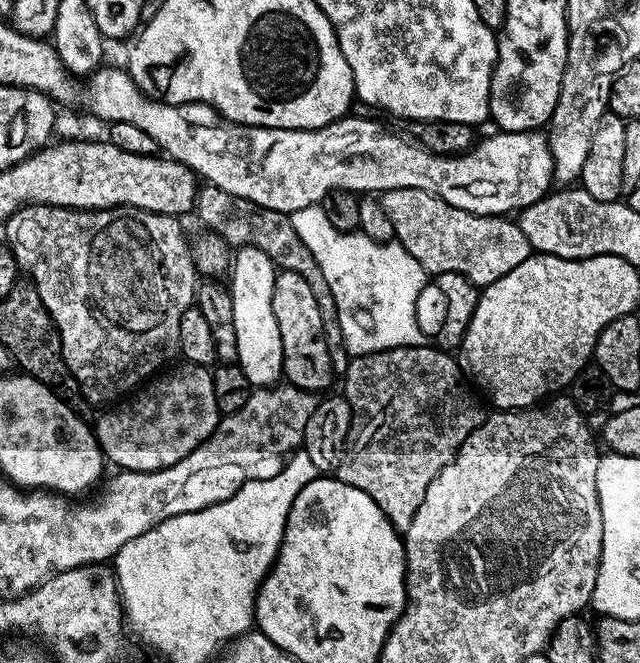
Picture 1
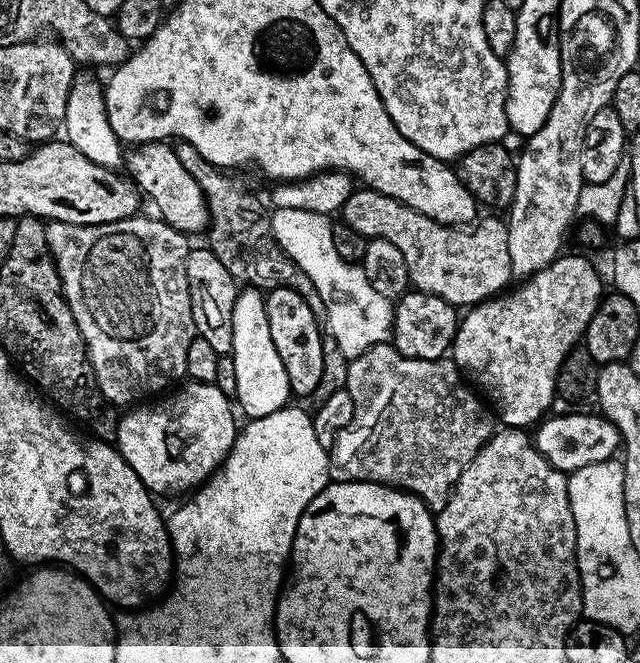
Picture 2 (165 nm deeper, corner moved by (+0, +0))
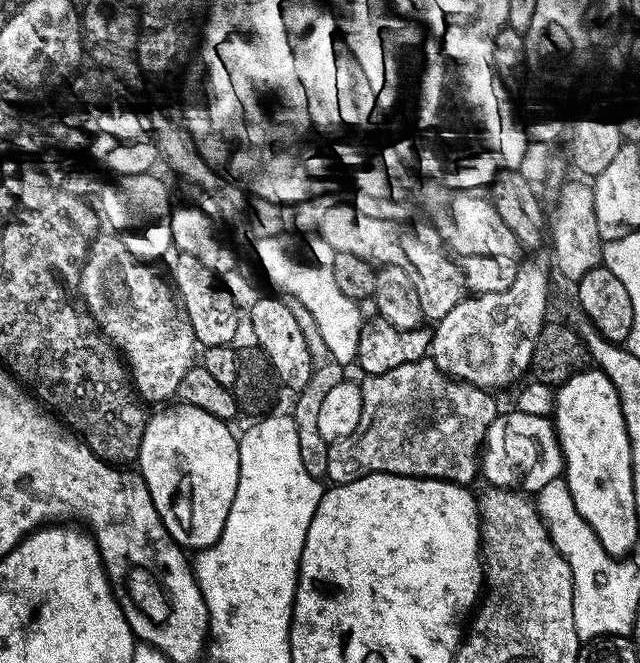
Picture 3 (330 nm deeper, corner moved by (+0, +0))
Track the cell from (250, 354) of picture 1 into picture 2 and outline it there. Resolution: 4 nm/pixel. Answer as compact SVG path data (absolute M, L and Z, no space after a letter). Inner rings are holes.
M254 287L241 289L236 295L234 316L231 319L234 342L230 355L235 364L235 377L238 381L235 399L239 409L241 406L244 410L247 419L280 412L292 396L286 366L282 364L282 358L279 357L271 337L264 297L265 295Z

